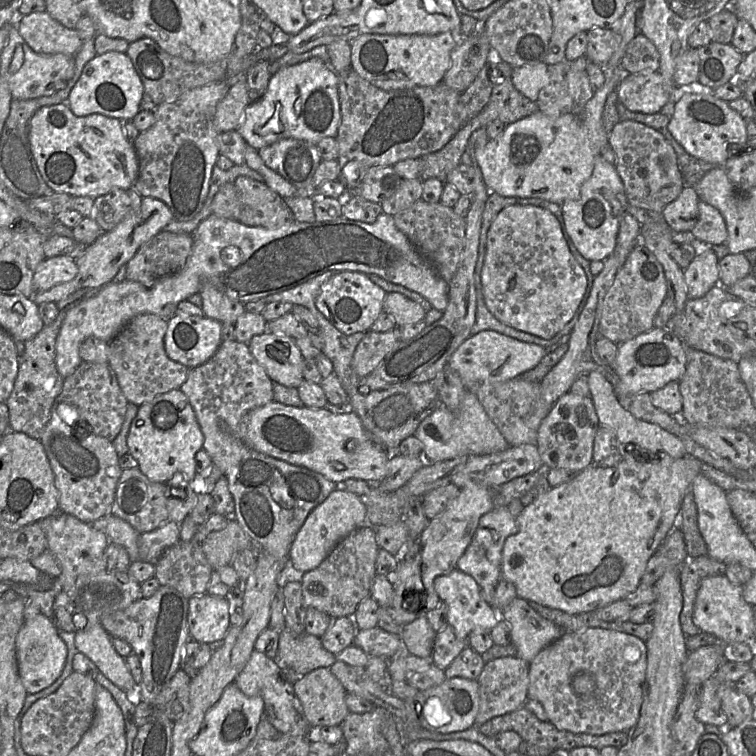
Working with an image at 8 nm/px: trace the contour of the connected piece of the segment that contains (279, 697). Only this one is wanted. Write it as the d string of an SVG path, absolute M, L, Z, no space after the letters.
M254 649L243 670L234 683L246 696L258 696L264 702L264 716L281 733L291 736L313 736L313 728L307 722L299 699L294 692L294 684L286 681L282 670L273 659Z

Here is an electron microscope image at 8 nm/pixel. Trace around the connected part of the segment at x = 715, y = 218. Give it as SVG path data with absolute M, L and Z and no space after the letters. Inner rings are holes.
M700 201L698 219L690 231L696 241L704 246L726 244L728 233L720 212L704 201Z

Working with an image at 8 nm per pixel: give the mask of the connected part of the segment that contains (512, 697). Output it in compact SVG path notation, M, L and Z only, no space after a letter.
M504 657L485 663L476 679L479 688L479 710L474 726L479 727L494 717L513 712L525 705L528 699L529 664L519 657Z

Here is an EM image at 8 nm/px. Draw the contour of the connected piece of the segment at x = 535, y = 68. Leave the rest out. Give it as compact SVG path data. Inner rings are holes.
M545 62L513 68L512 83L525 97L536 102L541 89L549 83Z

